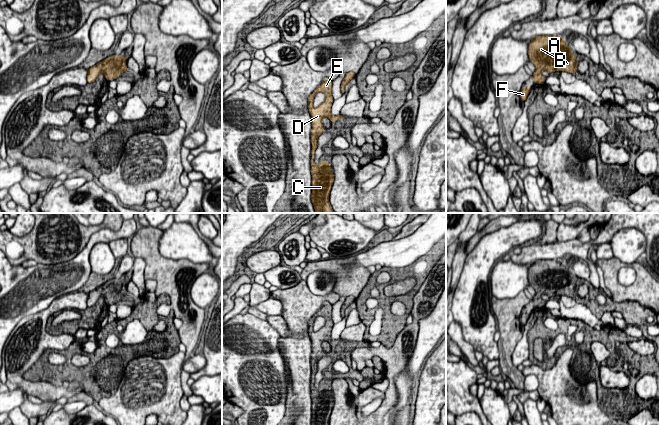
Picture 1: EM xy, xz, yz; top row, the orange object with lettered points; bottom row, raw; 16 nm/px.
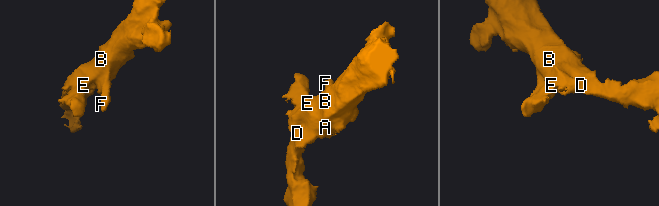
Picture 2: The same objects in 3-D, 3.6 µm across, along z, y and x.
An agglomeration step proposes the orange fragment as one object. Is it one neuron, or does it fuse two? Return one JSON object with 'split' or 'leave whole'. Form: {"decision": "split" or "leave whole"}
{"decision": "leave whole"}

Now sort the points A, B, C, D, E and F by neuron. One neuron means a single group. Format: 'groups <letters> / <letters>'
groups A B C D E F

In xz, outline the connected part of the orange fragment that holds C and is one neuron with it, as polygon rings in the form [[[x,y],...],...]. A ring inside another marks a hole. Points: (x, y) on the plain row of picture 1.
[[[324,302],[320,310],[318,310],[315,315],[308,322],[308,335],[312,343],[312,353],[311,353],[311,399],[312,399],[312,425],[329,425],[329,418],[334,405],[334,398],[332,392],[328,385],[321,385],[316,388],[313,385],[313,380],[317,372],[317,363],[324,356],[324,351],[322,348],[322,343],[327,341],[332,346],[336,344],[345,343],[342,339],[333,340],[331,338],[331,331],[333,327],[332,320],[332,304],[329,302]],[[322,316],[325,318],[325,325],[318,331],[313,330],[314,320]]]

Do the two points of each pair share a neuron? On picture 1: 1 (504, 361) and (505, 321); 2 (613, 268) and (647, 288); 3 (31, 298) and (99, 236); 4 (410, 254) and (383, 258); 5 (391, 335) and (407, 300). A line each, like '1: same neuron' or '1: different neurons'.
1: same neuron
2: same neuron
3: same neuron
4: same neuron
5: same neuron

